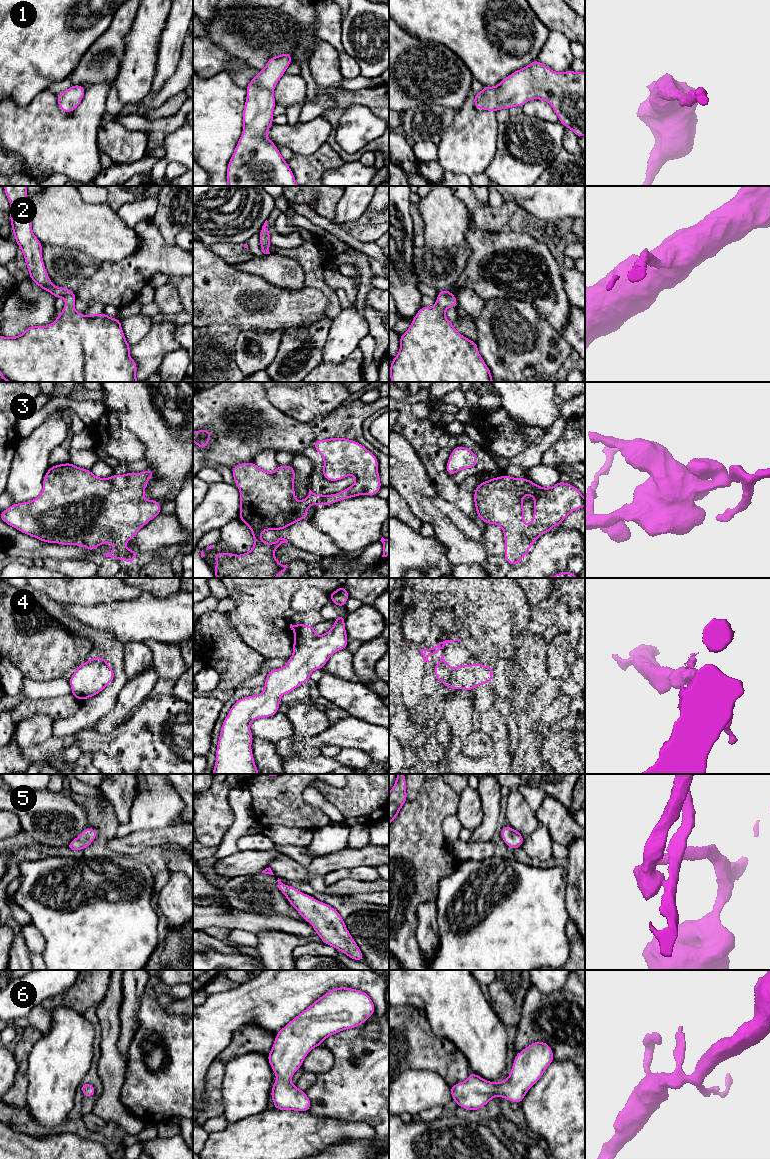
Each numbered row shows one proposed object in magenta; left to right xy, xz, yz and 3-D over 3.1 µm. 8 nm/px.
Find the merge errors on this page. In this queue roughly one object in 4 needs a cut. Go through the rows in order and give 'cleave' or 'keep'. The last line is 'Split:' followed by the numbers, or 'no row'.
1: keep
2: keep
3: keep
4: keep
5: keep
6: keep
Split: no row

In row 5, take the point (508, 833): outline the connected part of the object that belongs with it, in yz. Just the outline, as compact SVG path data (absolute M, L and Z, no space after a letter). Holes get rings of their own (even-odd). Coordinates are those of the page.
M505 825L501 832L501 838L504 840L505 844L515 850L522 846L524 837L520 832L512 829L509 825Z

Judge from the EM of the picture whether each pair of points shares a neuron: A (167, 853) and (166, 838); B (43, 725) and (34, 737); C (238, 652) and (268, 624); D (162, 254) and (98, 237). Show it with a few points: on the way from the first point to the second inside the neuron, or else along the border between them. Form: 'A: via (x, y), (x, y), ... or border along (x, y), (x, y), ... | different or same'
A: border along (164, 843), (171, 844) | different
B: via (40, 728), (34, 734) | same
C: border along (231, 626), (247, 645), (264, 658) | different
D: border along (134, 228), (139, 247), (118, 260) | different

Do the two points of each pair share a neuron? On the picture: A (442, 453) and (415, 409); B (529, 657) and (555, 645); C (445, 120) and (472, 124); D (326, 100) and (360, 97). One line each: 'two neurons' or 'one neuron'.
A: two neurons
B: two neurons
C: two neurons
D: two neurons

